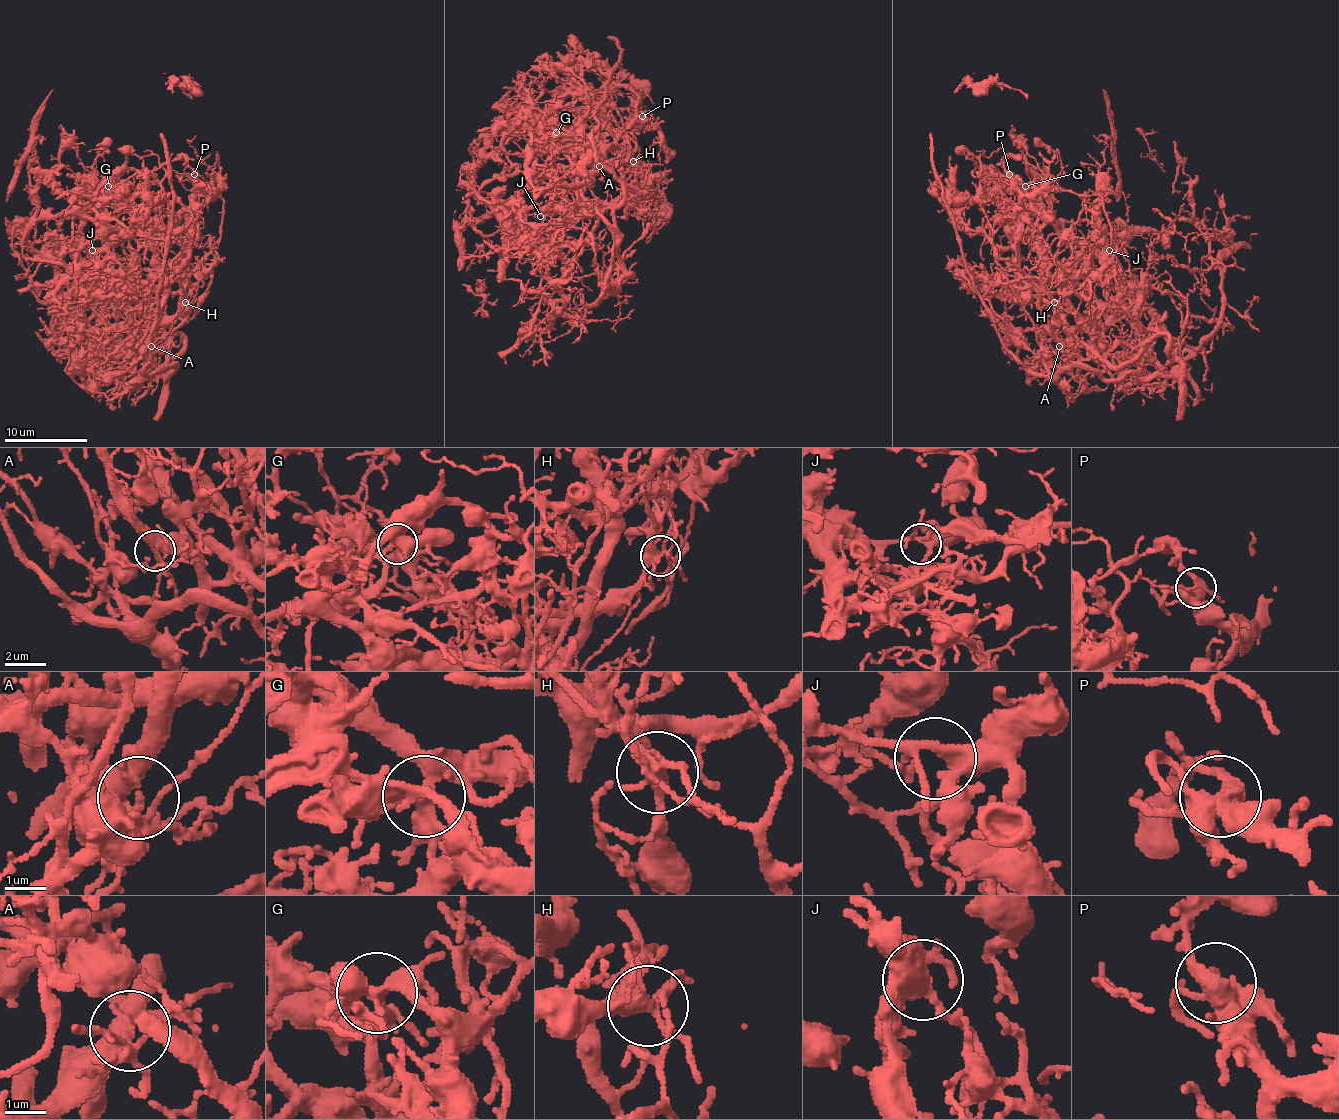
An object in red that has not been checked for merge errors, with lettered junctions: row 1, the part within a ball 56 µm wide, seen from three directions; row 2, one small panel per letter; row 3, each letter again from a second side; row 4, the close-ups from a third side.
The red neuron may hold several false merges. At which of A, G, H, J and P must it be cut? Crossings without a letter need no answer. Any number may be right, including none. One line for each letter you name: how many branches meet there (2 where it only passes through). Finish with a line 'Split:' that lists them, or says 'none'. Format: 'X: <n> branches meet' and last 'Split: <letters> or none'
A: 5 branches meet
G: 5 branches meet
H: 5 branches meet
Split: A, G, H

